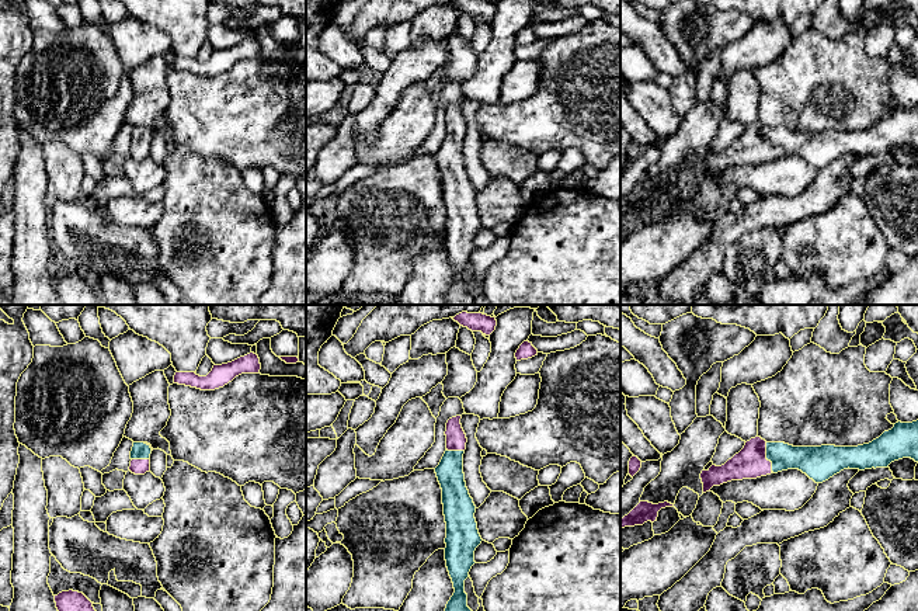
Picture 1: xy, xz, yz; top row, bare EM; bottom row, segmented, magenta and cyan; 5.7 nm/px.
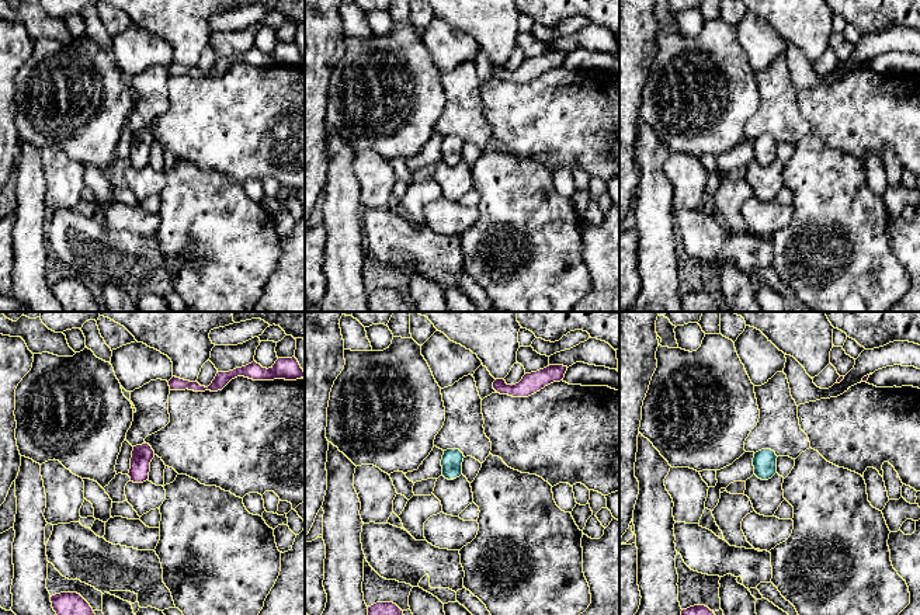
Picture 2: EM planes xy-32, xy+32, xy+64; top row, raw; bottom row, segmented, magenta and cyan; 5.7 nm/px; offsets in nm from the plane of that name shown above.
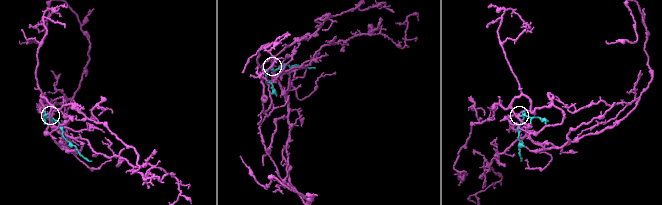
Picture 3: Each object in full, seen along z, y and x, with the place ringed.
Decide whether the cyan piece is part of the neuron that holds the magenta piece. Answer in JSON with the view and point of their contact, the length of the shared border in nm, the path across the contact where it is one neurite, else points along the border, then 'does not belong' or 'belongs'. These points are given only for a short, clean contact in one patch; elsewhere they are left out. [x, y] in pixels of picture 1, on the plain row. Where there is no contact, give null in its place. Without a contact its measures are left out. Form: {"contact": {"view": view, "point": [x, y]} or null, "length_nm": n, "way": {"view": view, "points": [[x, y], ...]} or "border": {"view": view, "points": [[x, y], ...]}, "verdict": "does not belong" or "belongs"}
{"contact": {"view": "yz", "point": [765, 142]}, "length_nm": 170, "way": {"view": "yz", "points": [[751, 148], [765, 142], [799, 142], [809, 145]]}, "verdict": "belongs"}

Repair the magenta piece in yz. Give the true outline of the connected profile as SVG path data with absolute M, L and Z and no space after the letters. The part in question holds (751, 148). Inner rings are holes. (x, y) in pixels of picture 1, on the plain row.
M918 105L898 107L879 124L858 132L793 132L755 122L724 150L702 156L700 164L703 178L731 166L757 164L787 155L799 155L816 169L823 169L848 153L887 153L903 143L918 147Z

